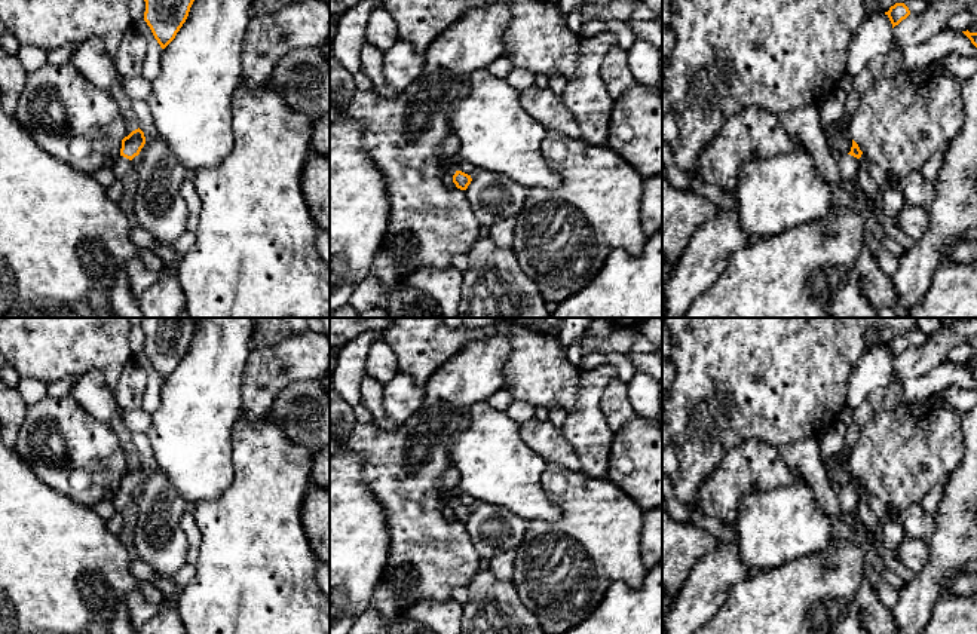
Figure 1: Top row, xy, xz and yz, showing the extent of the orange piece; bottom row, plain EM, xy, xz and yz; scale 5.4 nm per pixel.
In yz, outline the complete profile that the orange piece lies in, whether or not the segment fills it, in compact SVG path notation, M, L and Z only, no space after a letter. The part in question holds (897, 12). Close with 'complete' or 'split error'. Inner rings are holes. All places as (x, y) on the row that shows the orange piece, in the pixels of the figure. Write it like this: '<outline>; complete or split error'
M895 3L888 12L885 12L885 15L889 18L894 28L910 15L910 10L904 3Z; complete

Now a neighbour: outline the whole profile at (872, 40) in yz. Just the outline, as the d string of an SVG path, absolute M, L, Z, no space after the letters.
M885 13L867 16L849 43L849 61L846 73L857 76L870 61L885 56L891 50L892 24Z

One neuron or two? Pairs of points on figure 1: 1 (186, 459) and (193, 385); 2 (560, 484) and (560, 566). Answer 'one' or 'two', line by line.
1: one
2: one

